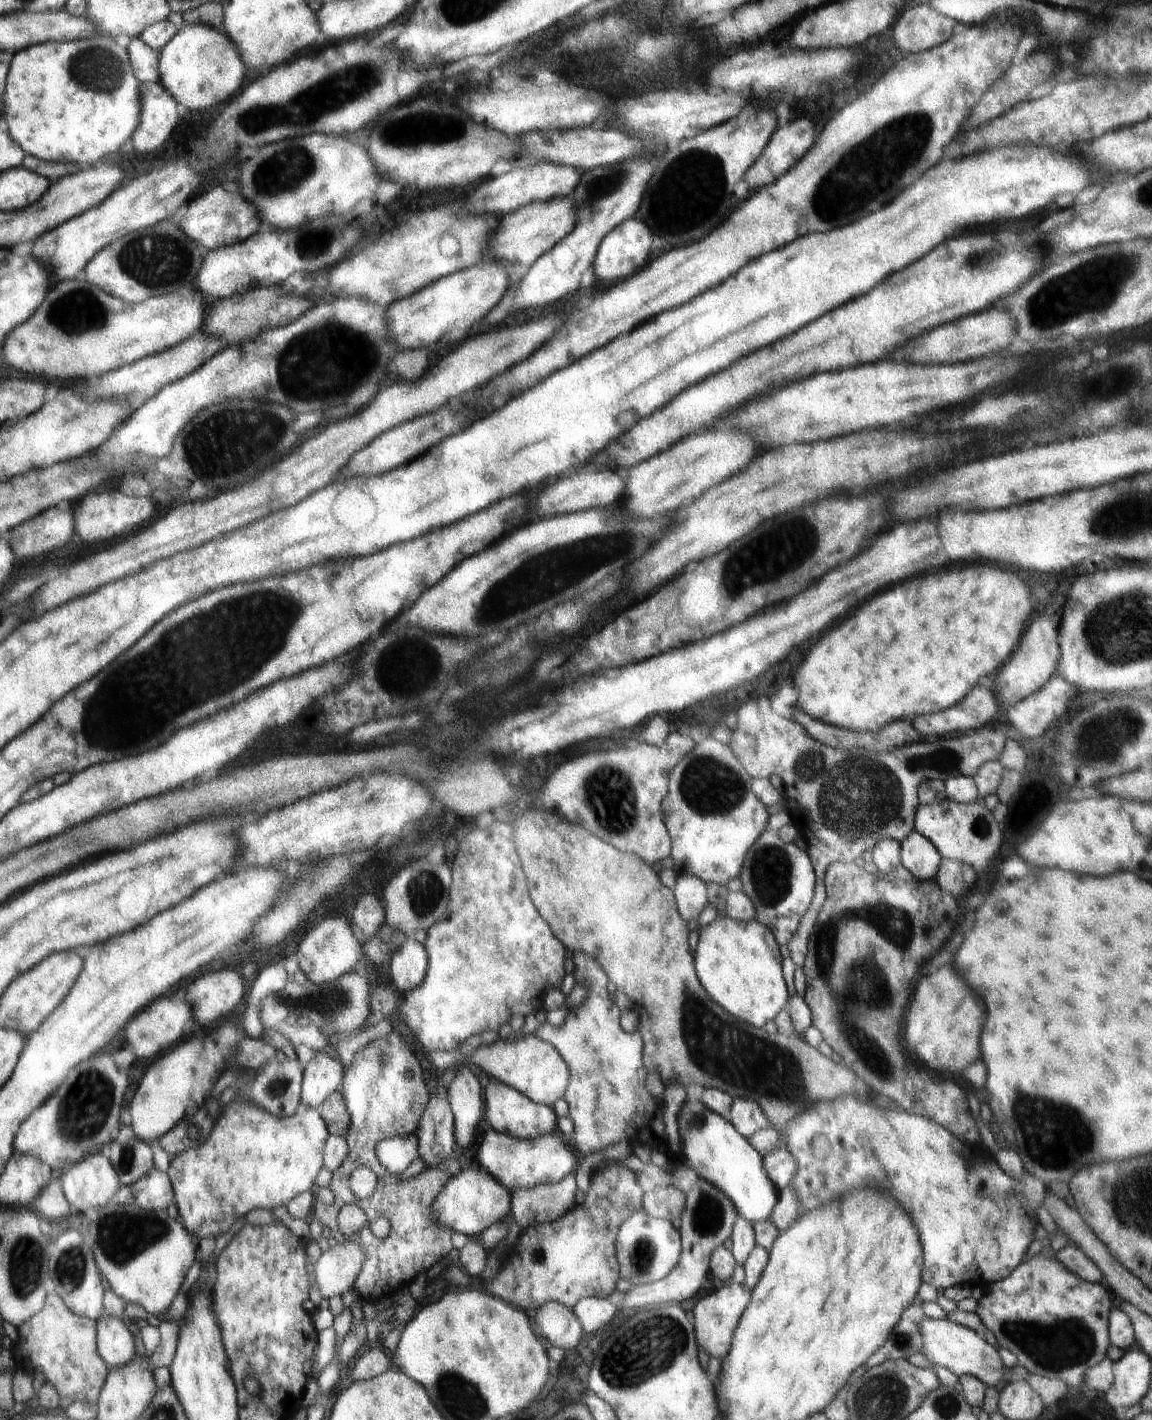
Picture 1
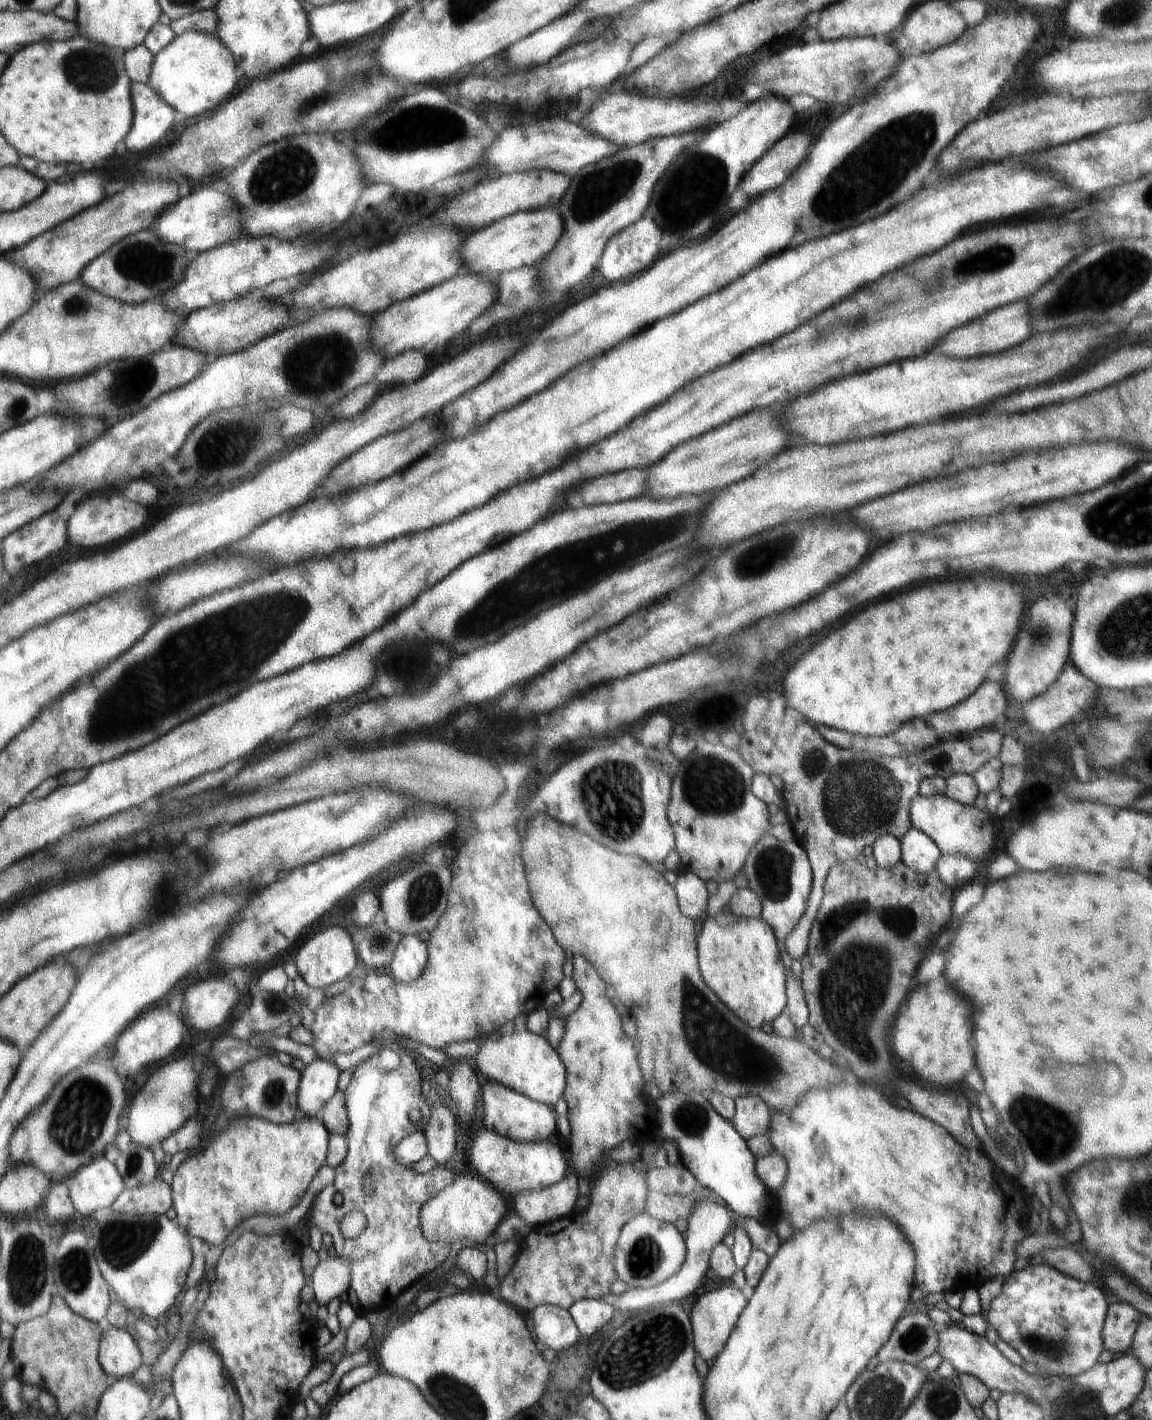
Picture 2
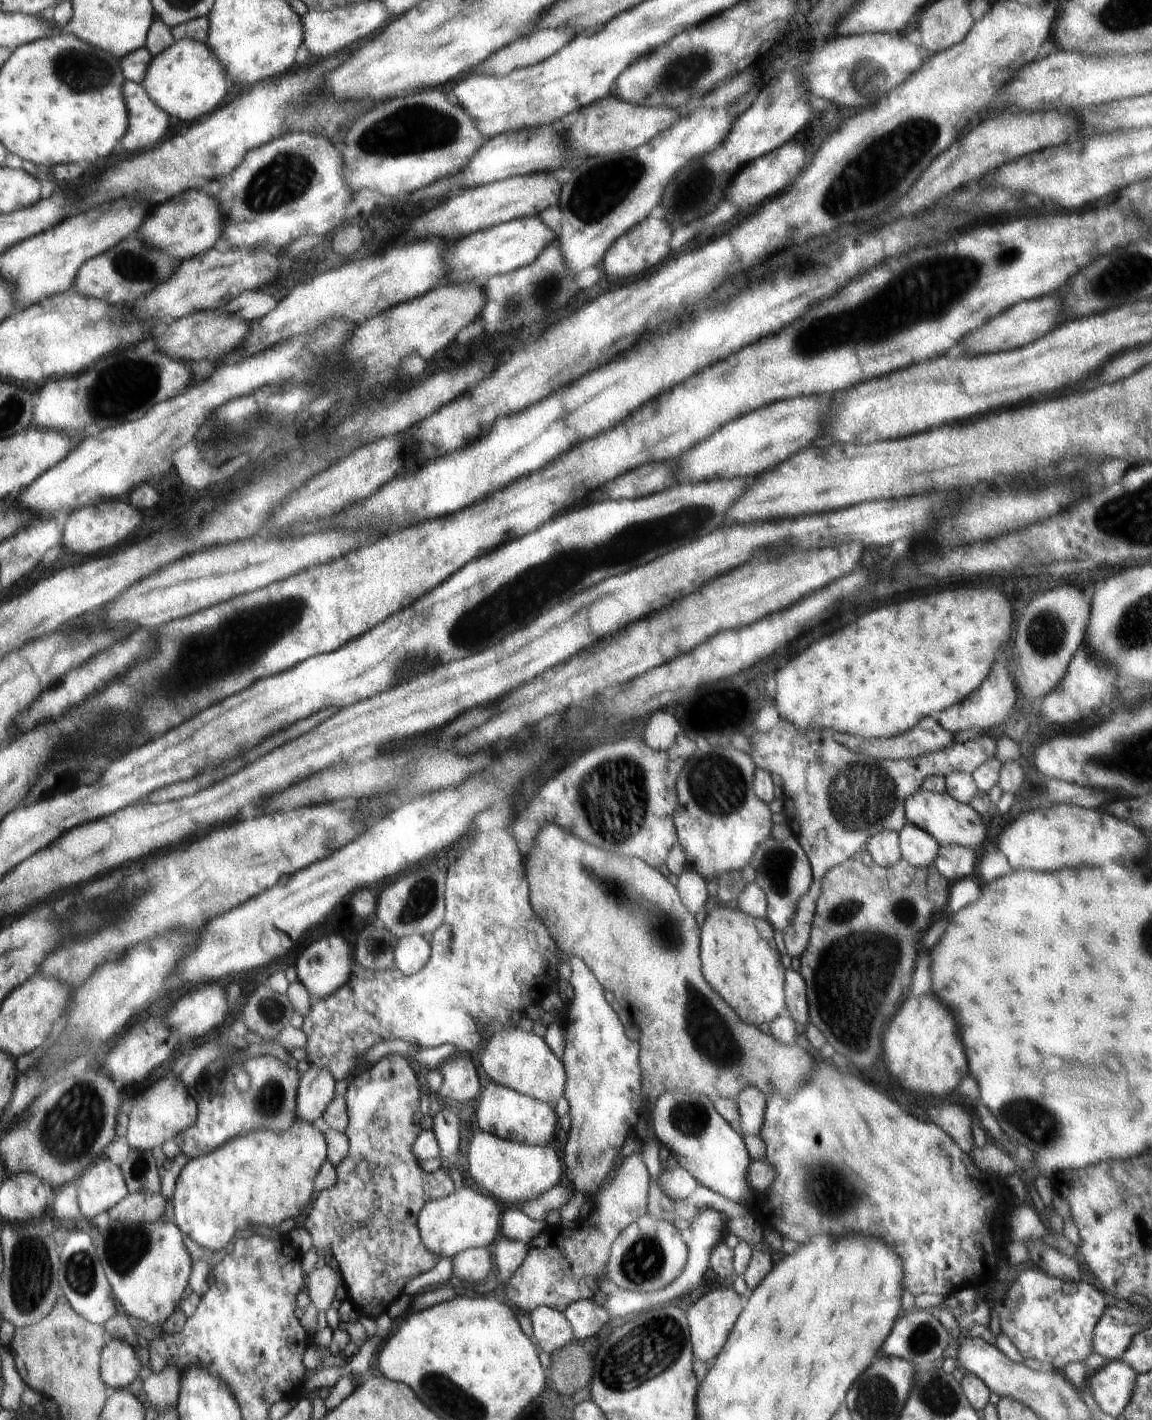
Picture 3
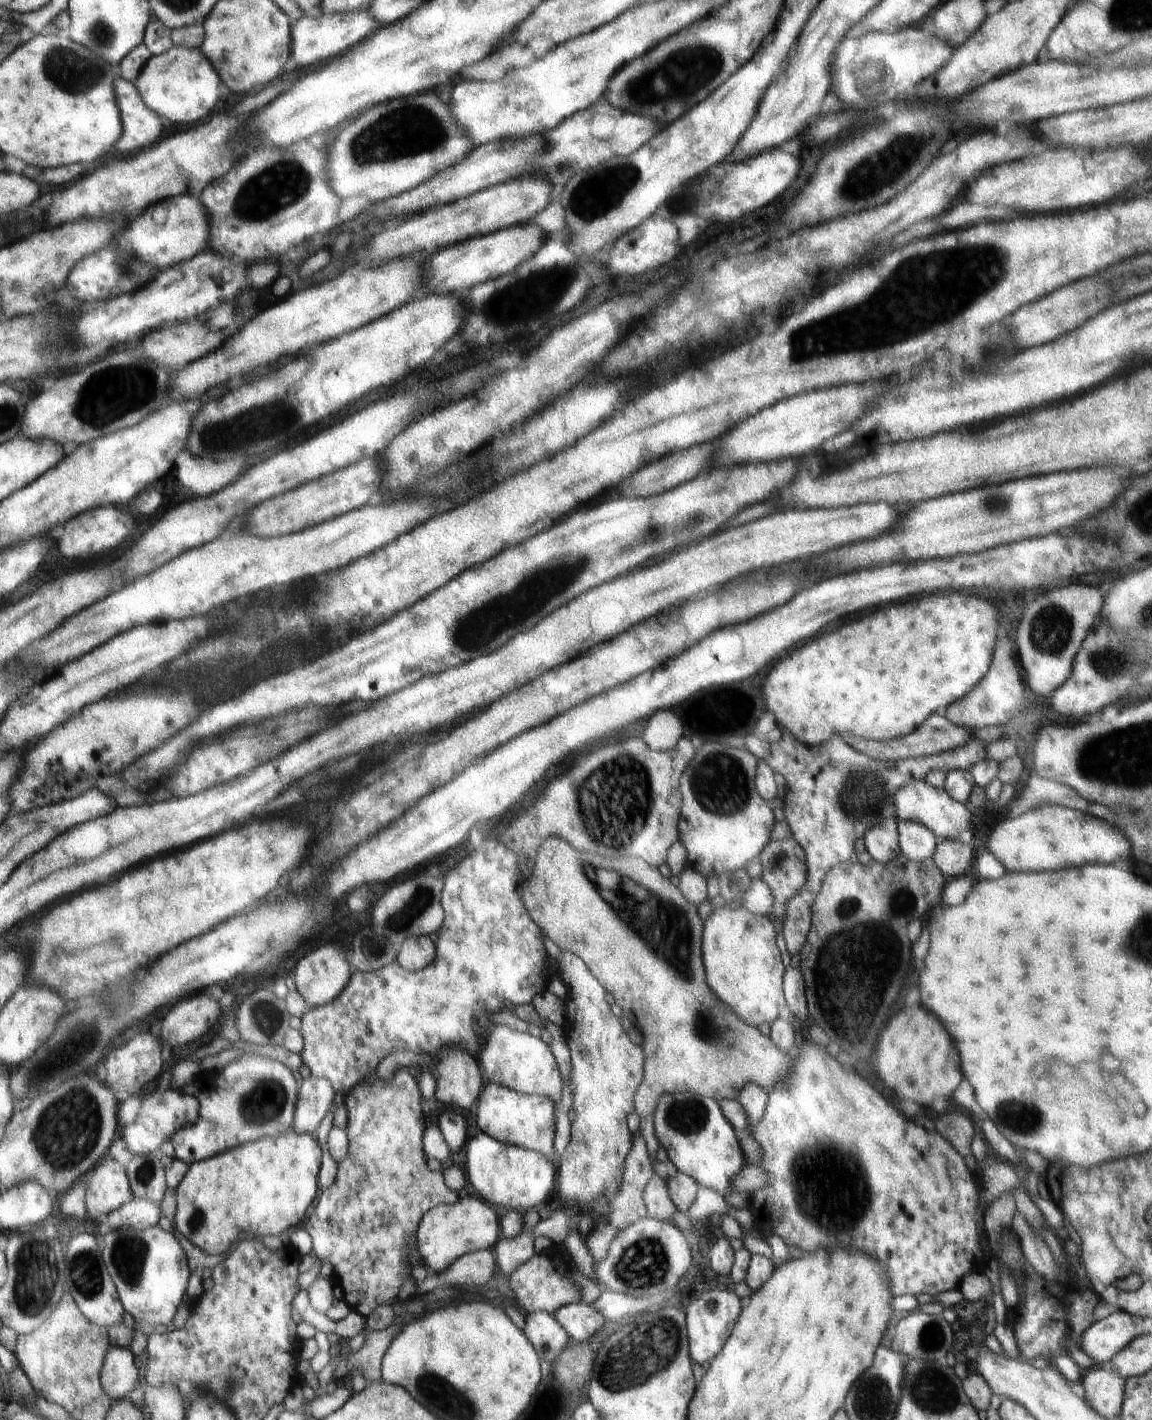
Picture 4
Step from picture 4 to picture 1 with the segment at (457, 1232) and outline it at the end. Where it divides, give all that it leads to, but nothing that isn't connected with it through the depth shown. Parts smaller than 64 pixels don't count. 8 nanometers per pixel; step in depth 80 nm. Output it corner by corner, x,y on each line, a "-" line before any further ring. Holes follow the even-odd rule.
484,1168
456,1170
446,1186
440,1191
431,1206
431,1215
446,1231
466,1234
470,1238
480,1236
491,1224
502,1220
510,1212
510,1194
508,1189

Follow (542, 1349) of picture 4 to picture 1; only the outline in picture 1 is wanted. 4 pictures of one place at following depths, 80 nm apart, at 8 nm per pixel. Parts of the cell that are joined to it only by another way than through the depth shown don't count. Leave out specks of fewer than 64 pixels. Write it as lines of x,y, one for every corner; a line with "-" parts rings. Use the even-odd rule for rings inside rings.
547,1301
533,1311
541,1336
550,1346
562,1350
574,1348
582,1338
582,1324
571,1307
556,1301

